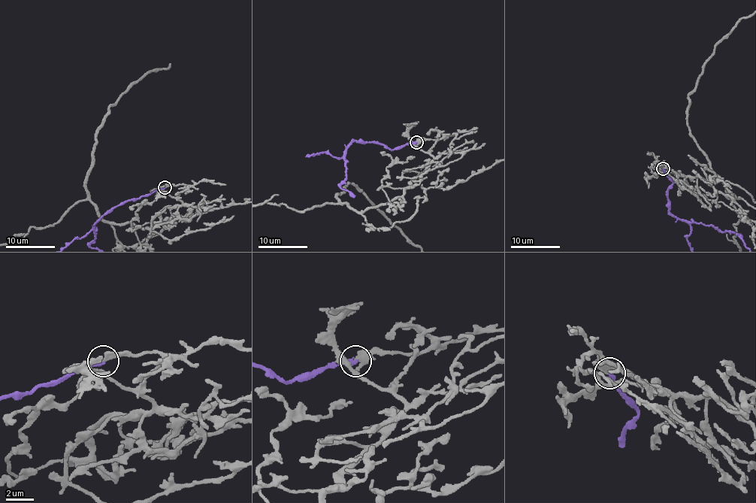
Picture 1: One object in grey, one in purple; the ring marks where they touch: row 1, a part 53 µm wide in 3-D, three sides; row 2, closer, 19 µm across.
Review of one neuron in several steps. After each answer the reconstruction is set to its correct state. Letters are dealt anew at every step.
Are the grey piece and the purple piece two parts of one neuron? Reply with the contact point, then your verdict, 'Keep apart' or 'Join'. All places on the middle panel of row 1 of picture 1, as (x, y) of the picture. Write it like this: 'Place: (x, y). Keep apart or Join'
Place: (416, 142). Keep apart

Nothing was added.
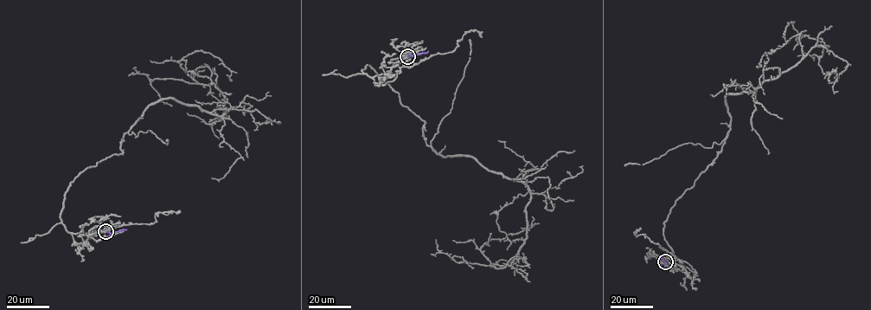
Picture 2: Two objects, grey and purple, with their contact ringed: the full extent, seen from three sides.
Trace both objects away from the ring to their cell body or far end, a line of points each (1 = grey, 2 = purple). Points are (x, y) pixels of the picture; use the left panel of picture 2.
1: (105, 231), (68, 233), (70, 183), (123, 152), (161, 100), (227, 111), (183, 57), (210, 53), (229, 79)
2: (106, 231), (126, 229)

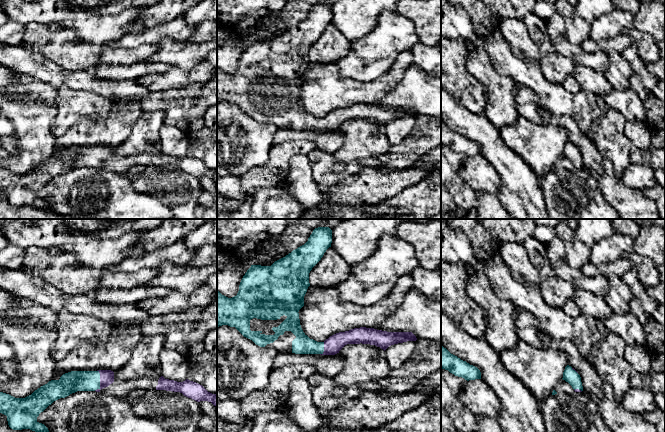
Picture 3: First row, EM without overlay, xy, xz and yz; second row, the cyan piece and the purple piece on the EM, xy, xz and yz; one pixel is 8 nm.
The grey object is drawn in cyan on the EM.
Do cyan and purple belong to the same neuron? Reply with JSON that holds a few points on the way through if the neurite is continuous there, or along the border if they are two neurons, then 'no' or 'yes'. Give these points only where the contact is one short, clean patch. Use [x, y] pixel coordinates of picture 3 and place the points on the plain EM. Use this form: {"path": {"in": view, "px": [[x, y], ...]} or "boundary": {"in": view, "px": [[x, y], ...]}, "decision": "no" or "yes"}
{"path": {"in": "xy", "px": [[71, 158], [99, 157], [106, 152]]}, "decision": "yes"}

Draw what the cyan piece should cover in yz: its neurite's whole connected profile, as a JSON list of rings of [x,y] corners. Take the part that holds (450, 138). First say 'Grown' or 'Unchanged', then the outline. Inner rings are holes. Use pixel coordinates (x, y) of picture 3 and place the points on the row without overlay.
Unchanged. [[[441,122],[441,144],[467,157],[481,155],[481,148],[477,143],[451,130],[443,122]]]

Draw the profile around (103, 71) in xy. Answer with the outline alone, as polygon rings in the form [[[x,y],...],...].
[[[148,60],[132,65],[100,64],[95,66],[93,75],[98,80],[135,80],[141,76],[153,73],[164,73],[172,66],[163,63],[150,62]]]

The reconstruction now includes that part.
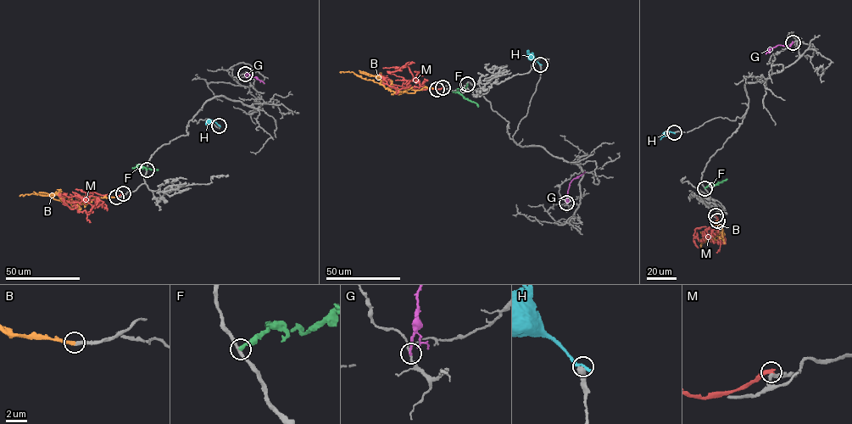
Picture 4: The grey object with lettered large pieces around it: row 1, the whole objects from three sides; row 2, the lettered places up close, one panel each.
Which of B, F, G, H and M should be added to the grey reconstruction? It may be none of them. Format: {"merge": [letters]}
{"merge": ["B"]}

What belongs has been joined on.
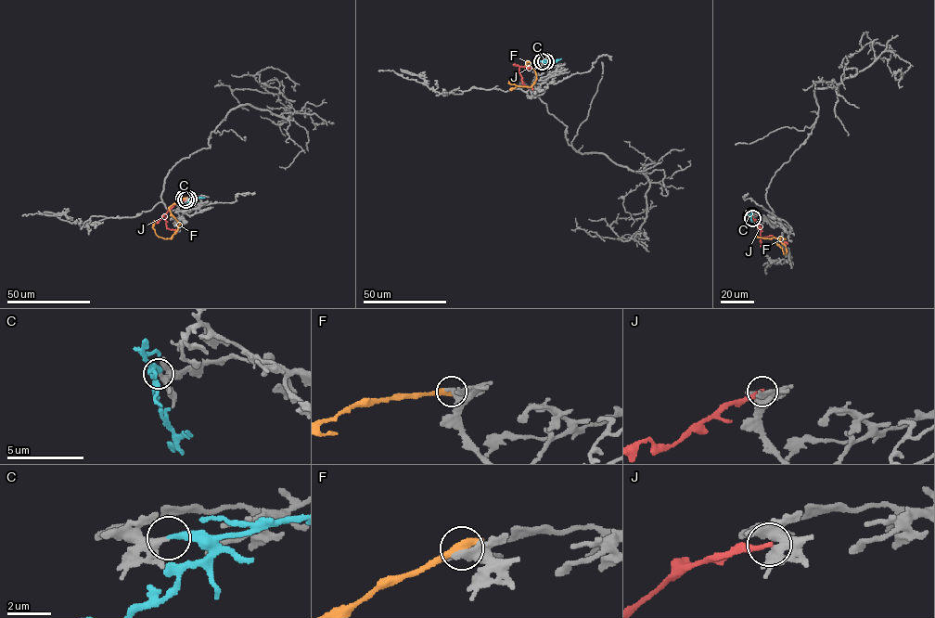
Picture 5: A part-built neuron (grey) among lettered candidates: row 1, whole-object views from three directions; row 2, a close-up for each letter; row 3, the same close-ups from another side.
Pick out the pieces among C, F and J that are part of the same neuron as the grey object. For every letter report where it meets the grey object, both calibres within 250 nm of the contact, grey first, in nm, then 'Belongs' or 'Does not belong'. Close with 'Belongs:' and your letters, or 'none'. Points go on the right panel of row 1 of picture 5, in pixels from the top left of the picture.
C: Touches grey at (751, 216). Thickness 320 nm (grey) against 300 nm. Belongs
F: Touches grey at (752, 217). Thickness 480 nm (grey) against 500 nm. Does not belong
J: Touches grey at (752, 218). Thickness 280 nm (grey) against 240 nm. Does not belong
Belongs: C

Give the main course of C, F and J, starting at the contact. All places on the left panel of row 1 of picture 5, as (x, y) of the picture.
C: (188, 199), (204, 198)
F: (184, 199), (170, 207), (180, 225), (170, 238), (157, 235), (153, 225), (160, 220), (153, 221)
J: (185, 199), (178, 201), (162, 216), (166, 226), (176, 233)

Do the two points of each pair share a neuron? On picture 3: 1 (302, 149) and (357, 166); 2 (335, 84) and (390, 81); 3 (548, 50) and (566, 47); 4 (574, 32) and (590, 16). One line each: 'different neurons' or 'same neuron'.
1: different neurons
2: same neuron
3: different neurons
4: different neurons

